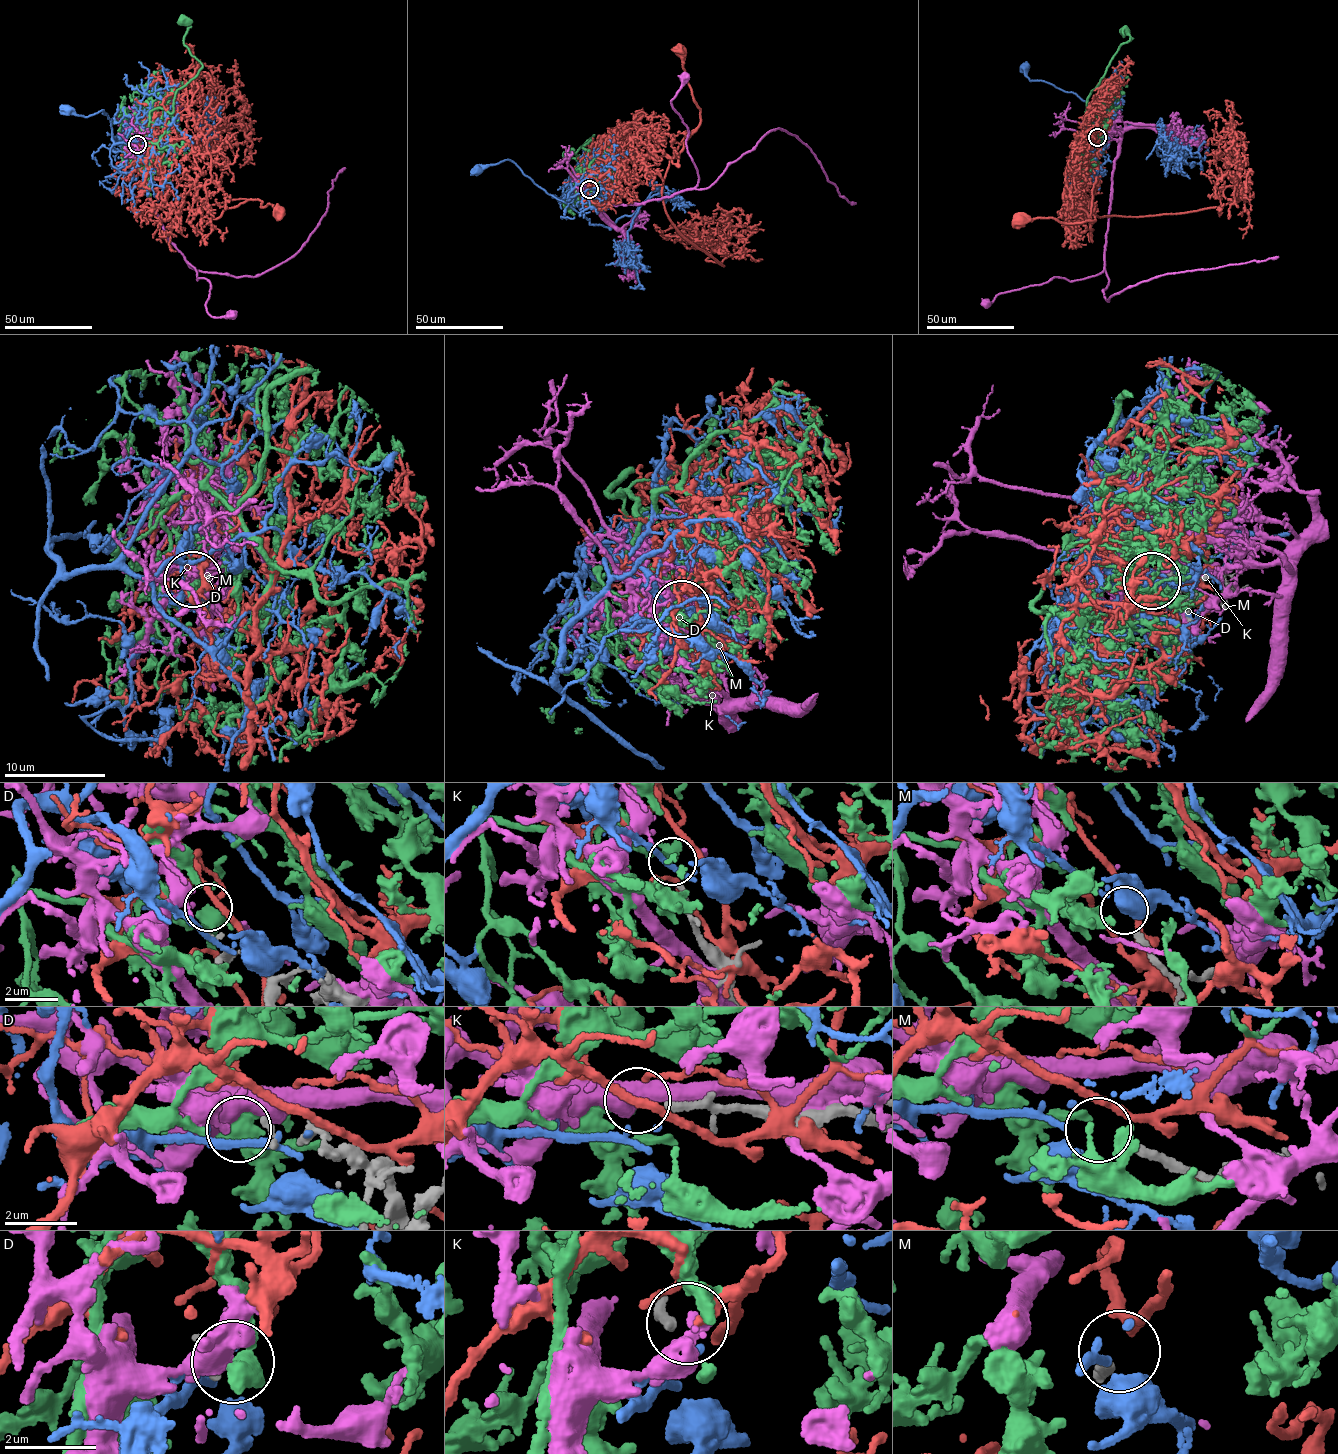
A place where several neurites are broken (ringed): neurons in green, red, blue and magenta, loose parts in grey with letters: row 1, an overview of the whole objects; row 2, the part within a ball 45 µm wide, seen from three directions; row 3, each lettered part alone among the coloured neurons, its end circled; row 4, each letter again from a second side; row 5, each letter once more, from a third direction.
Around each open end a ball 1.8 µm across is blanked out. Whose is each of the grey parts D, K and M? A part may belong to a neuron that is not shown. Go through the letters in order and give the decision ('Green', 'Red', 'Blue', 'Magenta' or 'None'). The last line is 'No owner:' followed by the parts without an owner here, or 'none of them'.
D: Green
K: None
M: Blue
No owner: K

